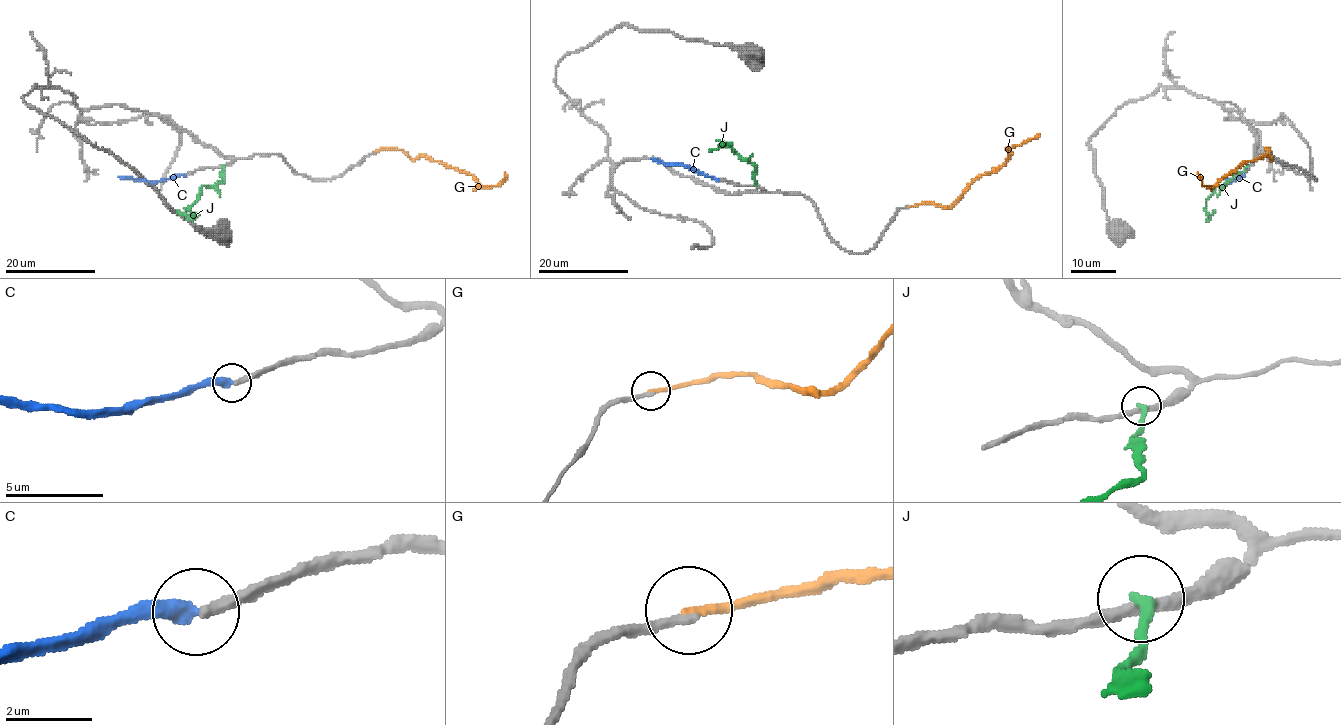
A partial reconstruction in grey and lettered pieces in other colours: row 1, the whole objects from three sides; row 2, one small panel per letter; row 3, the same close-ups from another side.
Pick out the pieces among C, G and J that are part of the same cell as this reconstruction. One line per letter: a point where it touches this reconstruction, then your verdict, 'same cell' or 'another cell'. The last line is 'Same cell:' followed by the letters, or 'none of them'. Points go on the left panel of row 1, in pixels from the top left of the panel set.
C: (186, 174) | another cell
G: (375, 151) | another cell
J: (223, 165) | another cell
Same cell: none of them

